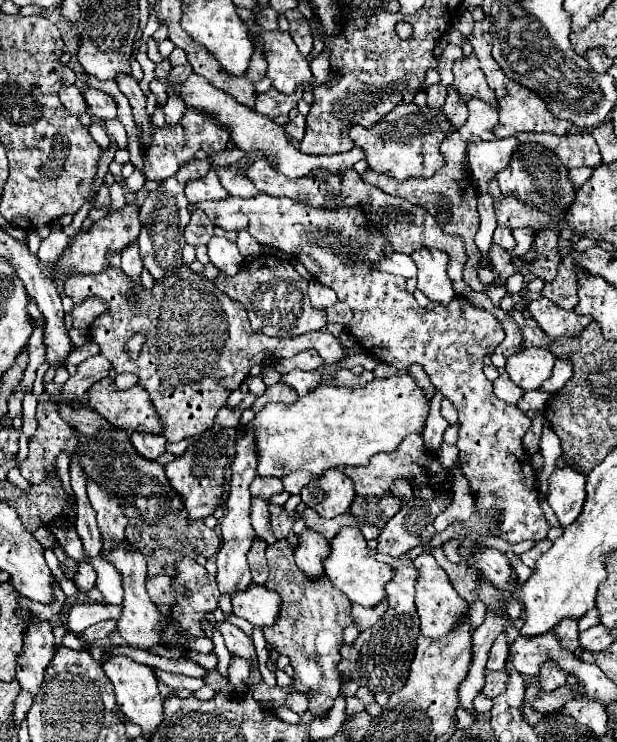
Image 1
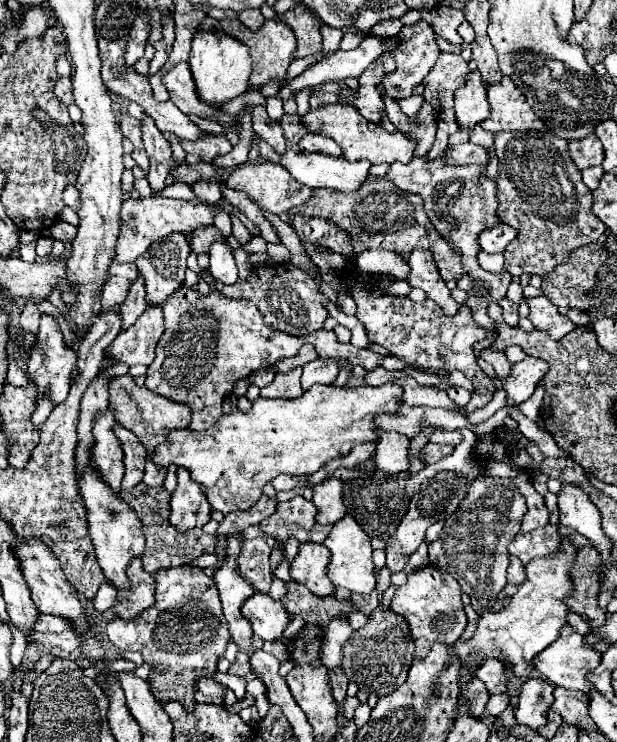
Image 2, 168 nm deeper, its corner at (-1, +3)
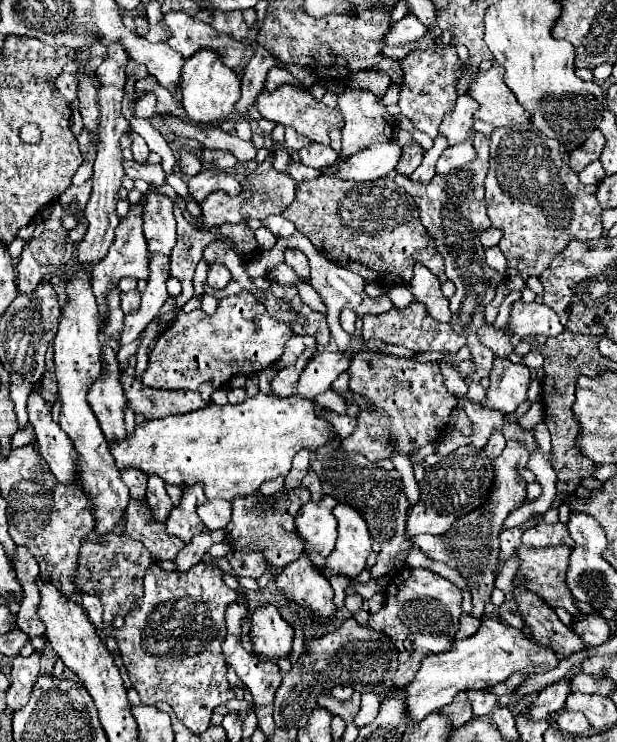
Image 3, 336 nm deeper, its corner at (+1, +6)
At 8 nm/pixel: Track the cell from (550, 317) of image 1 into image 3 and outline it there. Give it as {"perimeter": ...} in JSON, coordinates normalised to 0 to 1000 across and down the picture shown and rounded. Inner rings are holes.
{"perimeter":[[[836,406],[827,419],[823,438],[833,446],[833,460],[843,460],[853,451],[882,451],[901,454],[914,446],[914,438],[904,433],[904,425],[882,408],[849,408]]]}

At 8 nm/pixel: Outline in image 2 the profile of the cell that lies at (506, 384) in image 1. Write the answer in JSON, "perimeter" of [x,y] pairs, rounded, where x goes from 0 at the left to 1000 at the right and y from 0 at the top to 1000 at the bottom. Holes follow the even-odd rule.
{"perimeter":[[[788,469],[788,472],[778,474],[778,482],[784,482],[791,491],[797,491],[797,496],[804,499],[804,504],[807,504],[810,509],[823,507],[823,501],[827,501],[827,496],[830,496],[830,491],[820,485],[817,474],[807,474],[807,472]]]}

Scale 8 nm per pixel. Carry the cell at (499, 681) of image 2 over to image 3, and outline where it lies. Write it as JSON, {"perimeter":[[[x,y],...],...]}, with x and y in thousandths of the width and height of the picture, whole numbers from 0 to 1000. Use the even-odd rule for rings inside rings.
{"perimeter":[[[762,929],[759,931],[759,942],[765,947],[765,956],[768,956],[768,964],[771,966],[784,966],[791,964],[804,947],[807,947],[807,937],[797,934],[797,931],[781,931],[781,929]]]}

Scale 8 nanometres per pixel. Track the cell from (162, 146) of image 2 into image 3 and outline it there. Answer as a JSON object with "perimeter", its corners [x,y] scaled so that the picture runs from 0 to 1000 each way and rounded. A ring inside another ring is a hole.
{"perimeter":[[[246,249],[237,260],[233,317],[243,341],[272,341],[285,327],[285,298],[279,290],[282,274],[276,265],[253,257]]]}

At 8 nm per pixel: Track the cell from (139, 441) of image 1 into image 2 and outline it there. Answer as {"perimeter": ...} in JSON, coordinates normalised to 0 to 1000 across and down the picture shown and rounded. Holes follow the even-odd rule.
{"perimeter":[[[237,620],[237,633],[233,633],[233,652],[240,655],[266,655],[266,644],[269,644],[269,633],[246,625],[243,620]]]}

